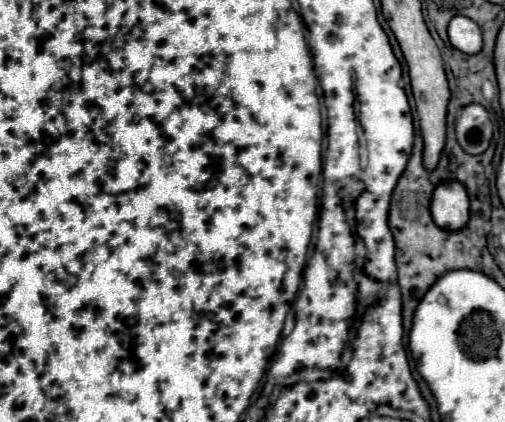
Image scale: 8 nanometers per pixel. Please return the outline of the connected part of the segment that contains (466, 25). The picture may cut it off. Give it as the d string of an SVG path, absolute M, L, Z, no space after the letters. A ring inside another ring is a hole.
M454 16L454 20L450 20L448 38L450 44L464 54L476 54L482 48L480 26L466 16Z

